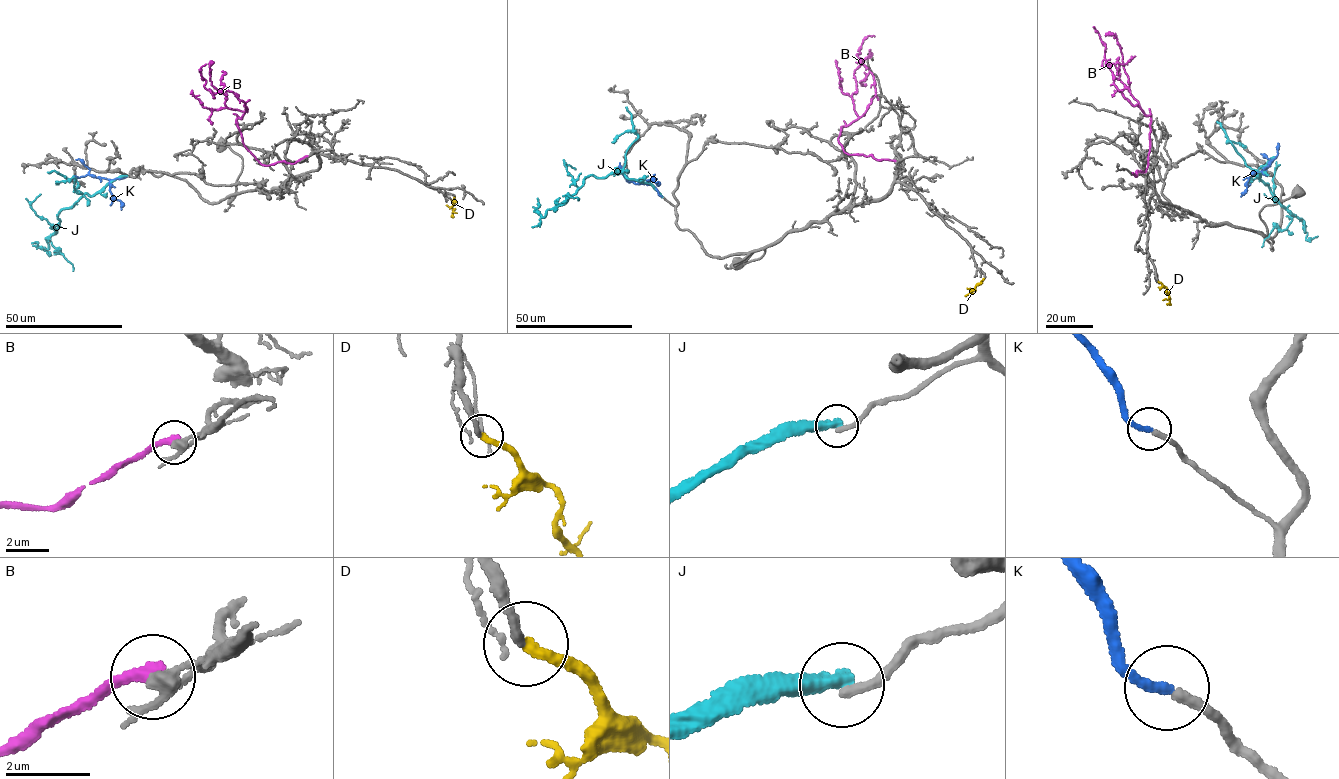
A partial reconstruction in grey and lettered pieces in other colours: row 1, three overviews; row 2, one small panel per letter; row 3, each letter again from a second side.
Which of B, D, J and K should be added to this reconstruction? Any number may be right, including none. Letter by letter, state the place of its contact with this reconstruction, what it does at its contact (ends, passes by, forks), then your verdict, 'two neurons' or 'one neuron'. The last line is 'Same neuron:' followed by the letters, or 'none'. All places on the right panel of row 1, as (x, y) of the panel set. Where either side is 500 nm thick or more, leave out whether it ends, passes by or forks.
B: (1132, 173) | it ends | two neurons
D: (1158, 281) | it ends | one neuron
J: (1267, 175) | it ends | two neurons
K: (1267, 175) | it ends | one neuron
Same neuron: D, K

